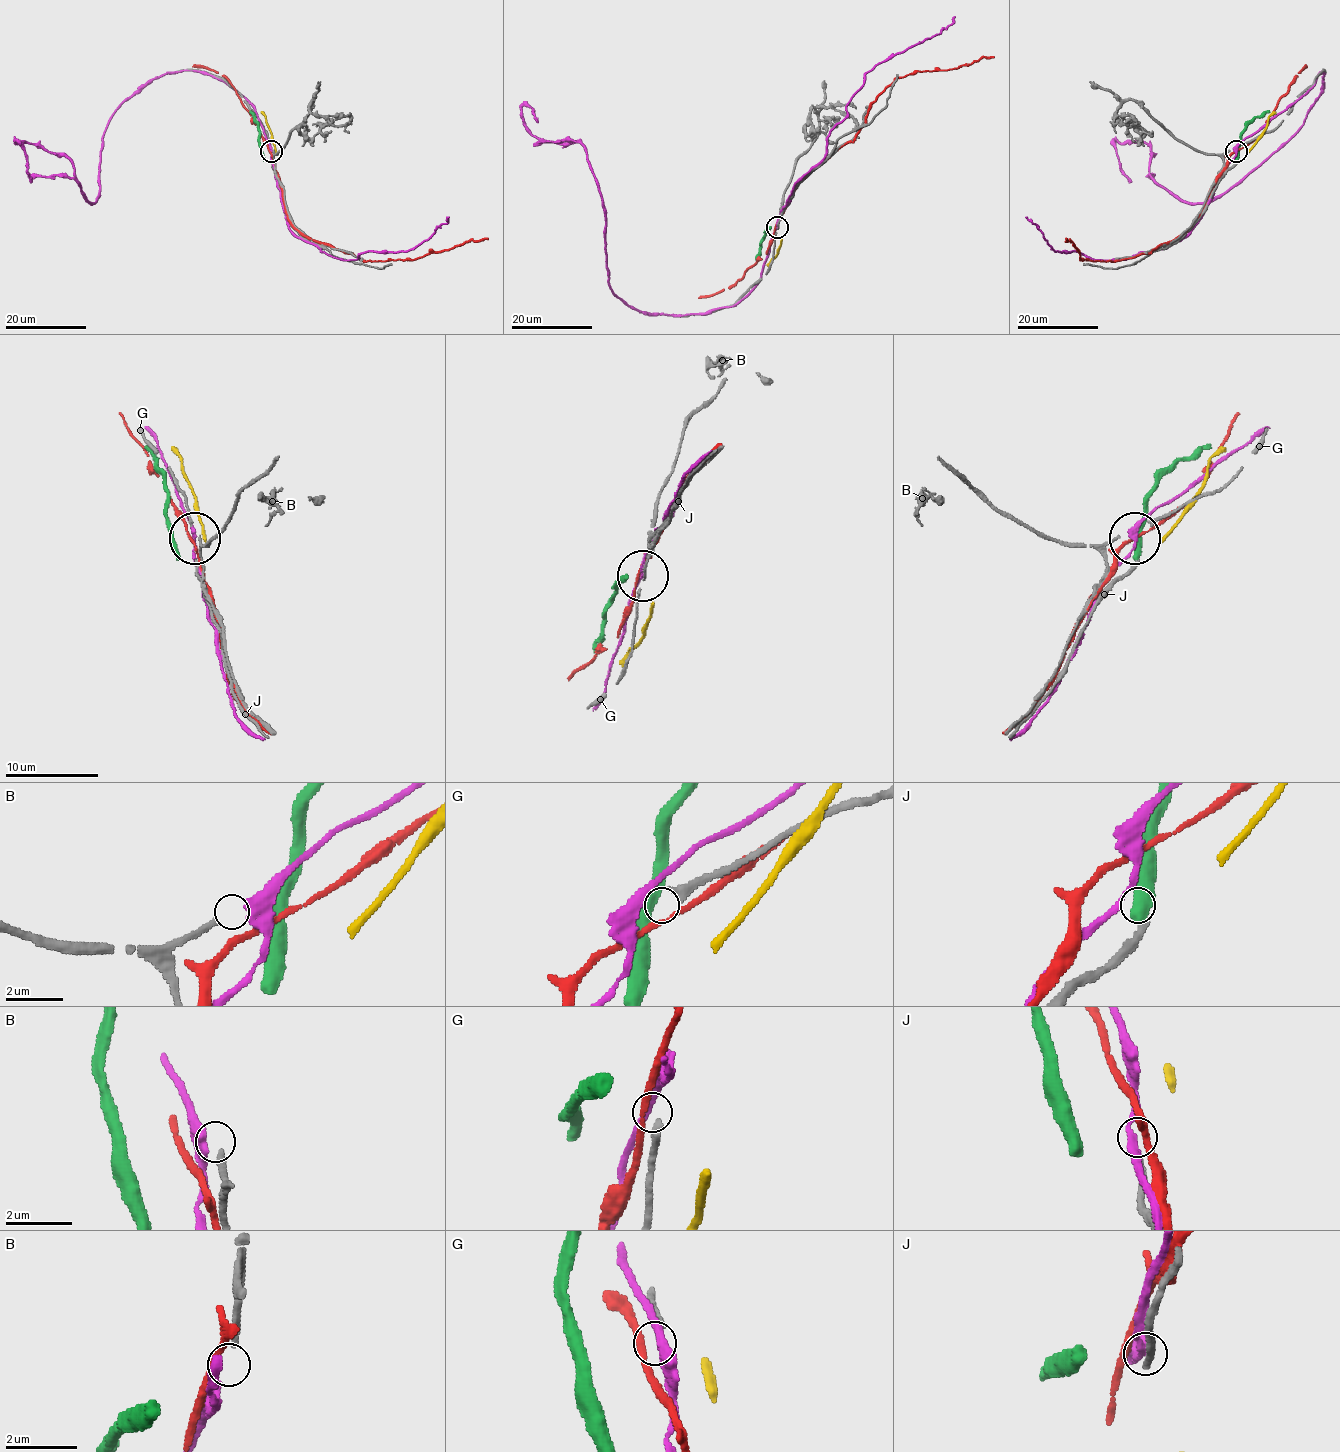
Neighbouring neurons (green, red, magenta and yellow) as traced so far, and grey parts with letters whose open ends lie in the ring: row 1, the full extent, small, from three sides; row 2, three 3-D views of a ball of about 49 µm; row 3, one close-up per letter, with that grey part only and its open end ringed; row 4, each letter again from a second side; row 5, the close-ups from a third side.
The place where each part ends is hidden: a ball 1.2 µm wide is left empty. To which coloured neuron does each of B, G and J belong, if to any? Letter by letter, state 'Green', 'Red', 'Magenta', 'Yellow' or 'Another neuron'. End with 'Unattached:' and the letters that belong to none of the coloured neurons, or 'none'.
B: Another neuron
G: Another neuron
J: Another neuron
Unattached: B, G, J

